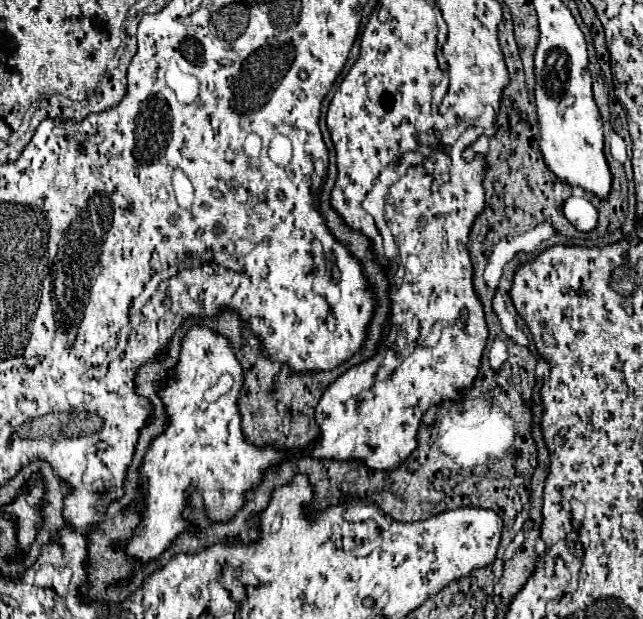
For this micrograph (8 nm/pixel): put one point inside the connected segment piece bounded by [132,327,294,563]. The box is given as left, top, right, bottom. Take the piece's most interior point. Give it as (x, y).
(204, 441)

